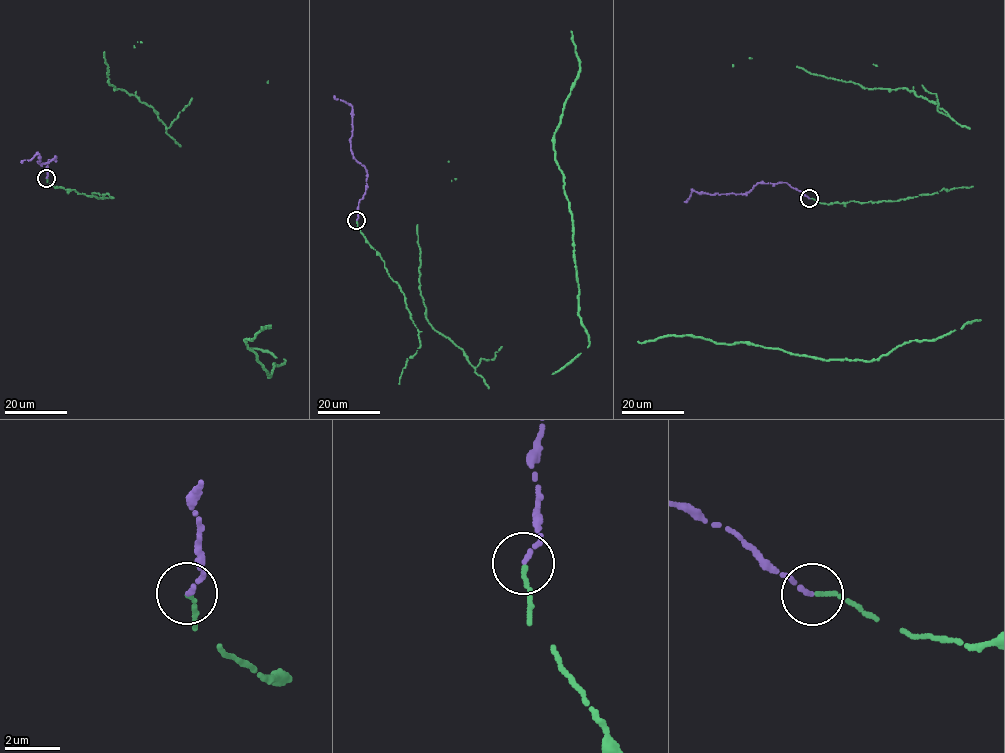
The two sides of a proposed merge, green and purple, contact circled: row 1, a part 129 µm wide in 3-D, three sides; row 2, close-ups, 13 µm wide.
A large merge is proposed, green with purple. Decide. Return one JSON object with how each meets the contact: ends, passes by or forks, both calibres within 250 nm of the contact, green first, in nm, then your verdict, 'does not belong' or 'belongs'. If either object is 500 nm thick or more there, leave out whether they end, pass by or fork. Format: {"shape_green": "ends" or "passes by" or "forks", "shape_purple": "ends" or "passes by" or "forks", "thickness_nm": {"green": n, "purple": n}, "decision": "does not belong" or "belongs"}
{"shape_green": "ends", "shape_purple": "ends", "thickness_nm": {"green": 150, "purple": 160}, "decision": "belongs"}

